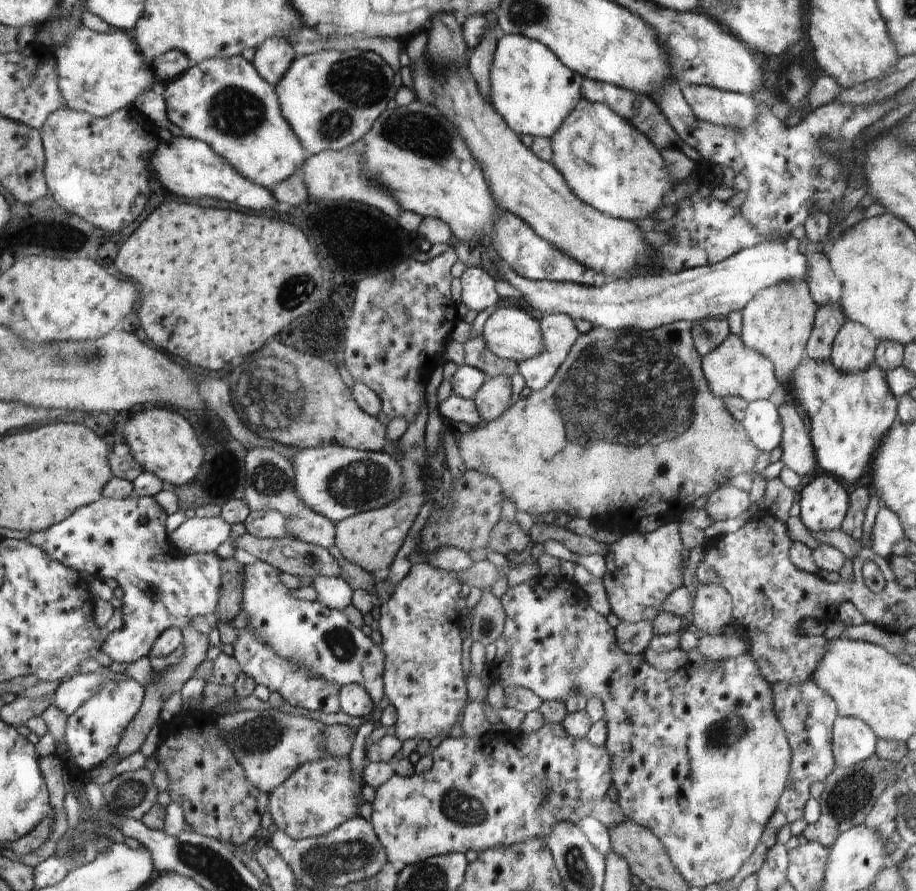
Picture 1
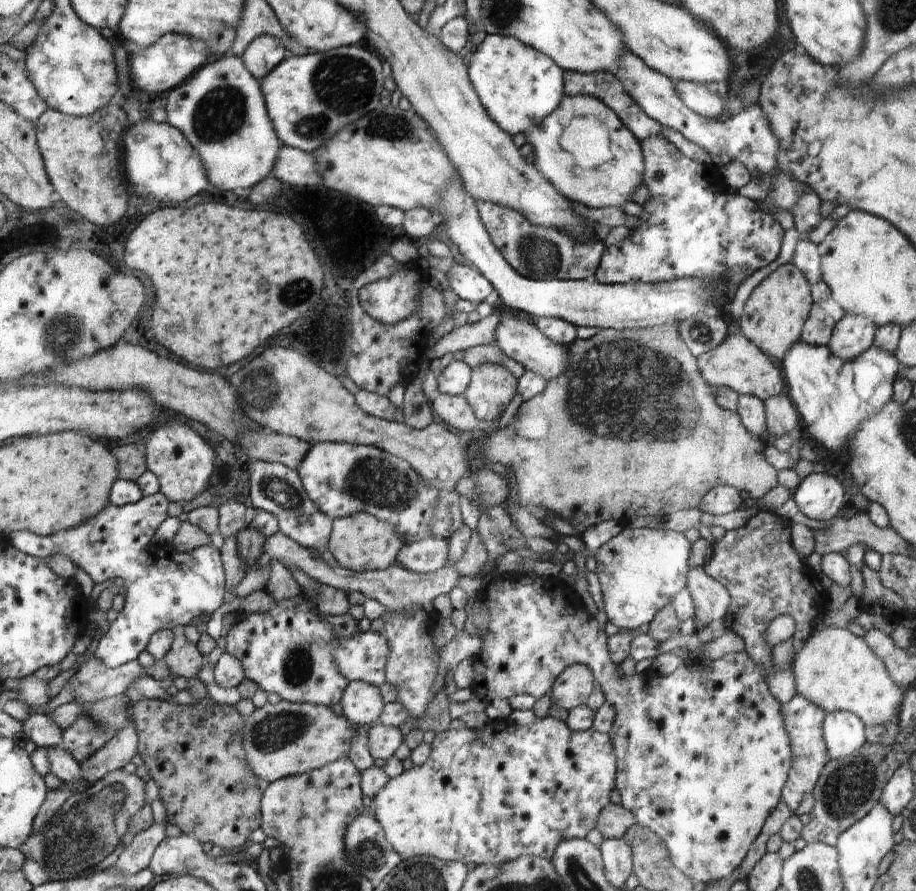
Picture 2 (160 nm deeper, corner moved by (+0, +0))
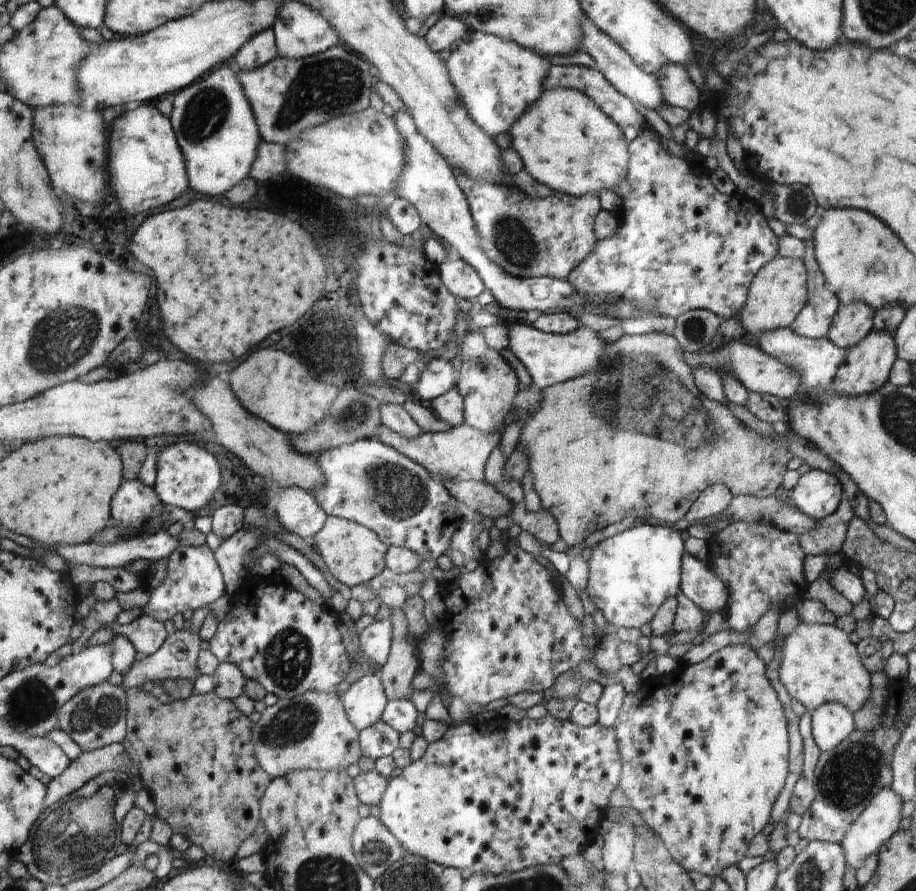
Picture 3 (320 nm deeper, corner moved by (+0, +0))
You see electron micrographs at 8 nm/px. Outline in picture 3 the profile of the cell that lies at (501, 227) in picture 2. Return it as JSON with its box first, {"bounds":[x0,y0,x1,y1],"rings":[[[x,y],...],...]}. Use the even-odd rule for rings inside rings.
{"bounds":[456,171,602,279],"rings":[[[456,171],[457,181],[465,191],[470,214],[477,229],[477,242],[487,256],[502,267],[506,273],[521,279],[552,277],[566,279],[574,267],[596,250],[599,241],[594,234],[597,214],[602,210],[600,199],[595,194],[579,197],[564,193],[552,193],[547,197],[531,198],[516,187],[473,179],[462,171]]]}

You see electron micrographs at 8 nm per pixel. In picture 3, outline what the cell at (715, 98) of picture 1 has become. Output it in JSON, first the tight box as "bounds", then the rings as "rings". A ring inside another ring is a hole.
{"bounds":[657,63,701,112],"rings":[[[666,63],[657,79],[665,104],[674,108],[686,108],[692,112],[698,104],[701,91],[695,86],[684,65]]]}

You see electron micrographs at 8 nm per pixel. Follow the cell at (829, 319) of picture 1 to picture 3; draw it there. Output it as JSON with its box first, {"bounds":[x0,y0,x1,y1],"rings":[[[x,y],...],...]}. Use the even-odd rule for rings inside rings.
{"bounds":[789,239,841,339],"rings":[[[813,239],[804,241],[804,244],[803,263],[807,270],[807,303],[789,327],[800,336],[819,339],[827,336],[841,302],[825,284],[824,275],[815,257]]]}

